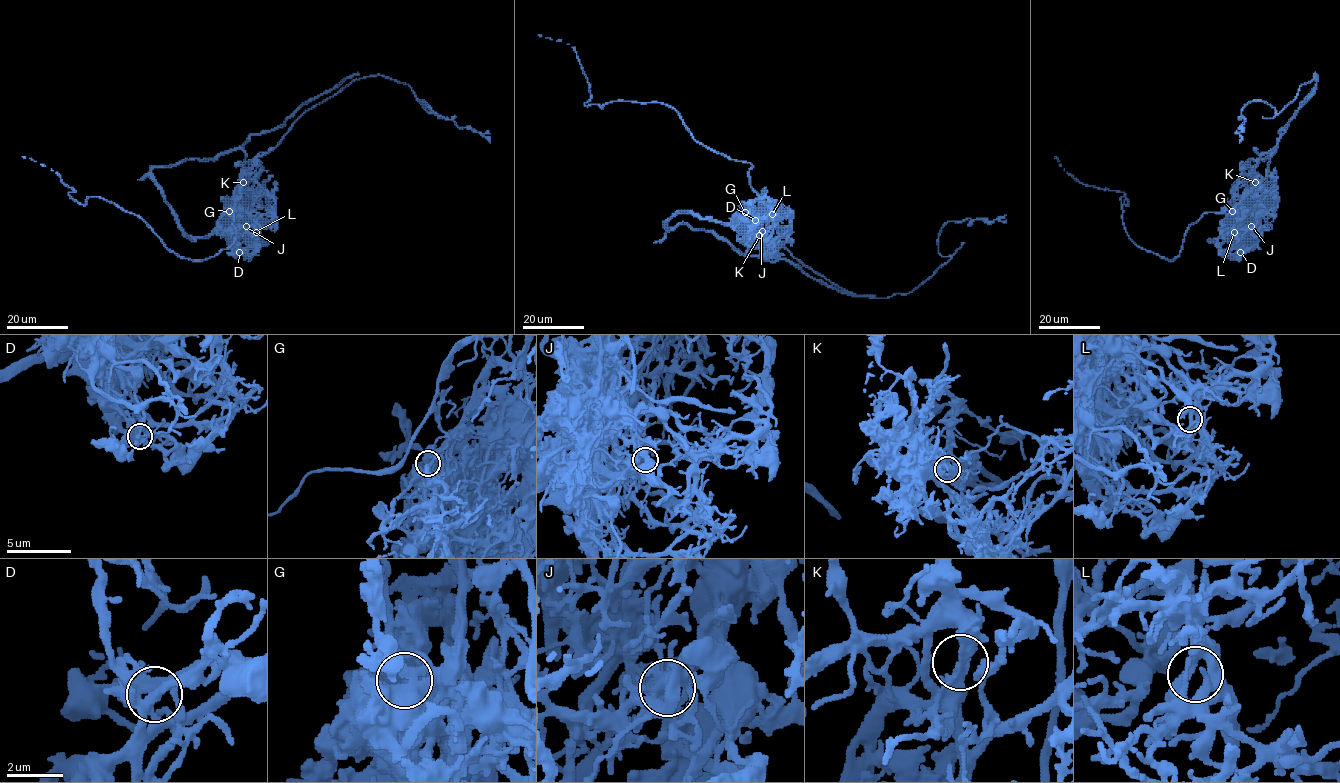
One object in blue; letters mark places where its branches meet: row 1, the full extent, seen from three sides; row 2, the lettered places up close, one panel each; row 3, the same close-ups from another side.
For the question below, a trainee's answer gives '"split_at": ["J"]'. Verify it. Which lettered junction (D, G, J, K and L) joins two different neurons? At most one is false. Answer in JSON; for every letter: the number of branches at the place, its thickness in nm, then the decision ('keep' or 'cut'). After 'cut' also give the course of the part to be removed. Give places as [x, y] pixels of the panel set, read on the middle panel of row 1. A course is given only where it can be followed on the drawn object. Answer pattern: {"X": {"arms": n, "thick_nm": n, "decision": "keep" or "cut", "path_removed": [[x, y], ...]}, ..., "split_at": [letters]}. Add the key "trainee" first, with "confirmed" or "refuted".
{"trainee": "refuted", "D": {"arms": 3, "thick_nm": 320, "decision": "keep"}, "G": {"arms": 3, "thick_nm": 280, "decision": "keep"}, "J": {"arms": 3, "thick_nm": 320, "decision": "keep"}, "K": {"arms": 3, "thick_nm": 320, "decision": "cut", "path_removed": [[759, 235], [751, 164], [708, 148], [663, 104], [585, 105], [589, 84], [574, 49], [538, 34]]}, "L": {"arms": 3, "thick_nm": 280, "decision": "keep"}, "split_at": ["K"]}

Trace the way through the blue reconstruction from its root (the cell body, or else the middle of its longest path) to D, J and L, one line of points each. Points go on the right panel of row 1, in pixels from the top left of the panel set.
D: (1238, 185), (1234, 202), (1241, 220), (1240, 252)
J: (1238, 185), (1234, 202), (1251, 226)
L: (1238, 185), (1234, 192), (1237, 206), (1233, 211), (1234, 232)

